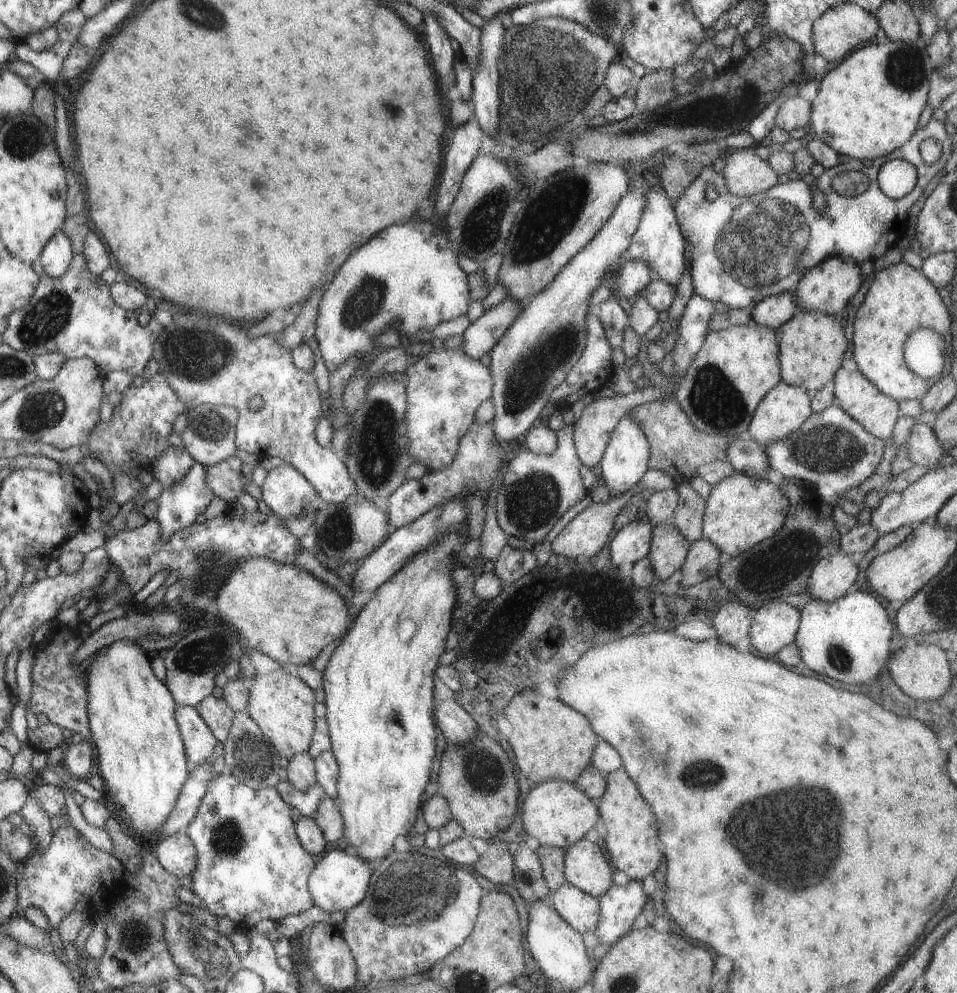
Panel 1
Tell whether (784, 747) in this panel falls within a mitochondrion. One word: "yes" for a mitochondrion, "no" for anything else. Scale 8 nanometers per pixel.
no

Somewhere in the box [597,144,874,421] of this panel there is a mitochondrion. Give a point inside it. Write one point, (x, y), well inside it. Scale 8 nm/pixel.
(758, 245)

